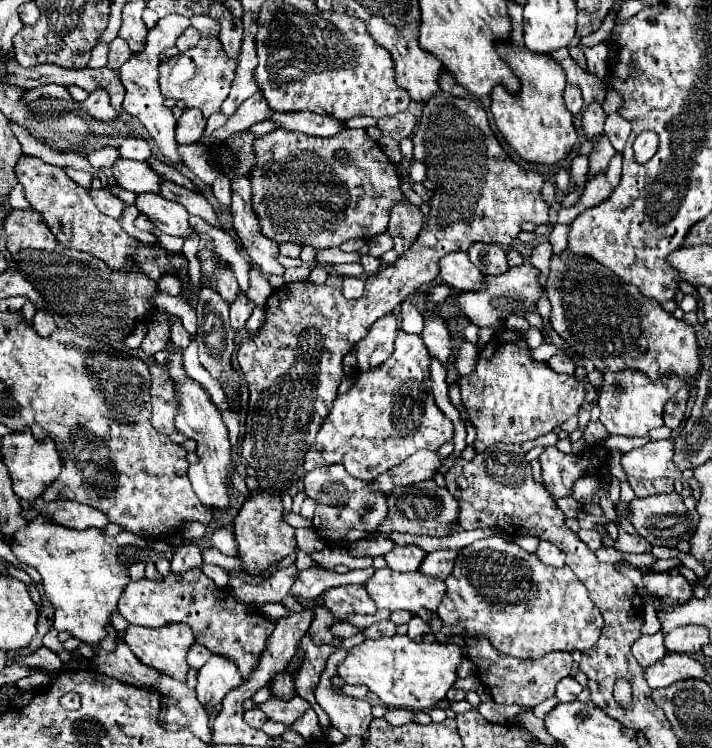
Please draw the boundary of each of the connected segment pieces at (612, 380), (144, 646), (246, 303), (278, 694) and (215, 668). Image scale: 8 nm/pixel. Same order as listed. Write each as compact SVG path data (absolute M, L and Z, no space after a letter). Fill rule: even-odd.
M621 370L621 372L605 372L603 374L603 384L599 390L599 406L601 406L601 424L607 428L609 434L617 436L647 436L649 430L661 428L663 426L663 410L665 404L685 386L685 382L677 374L667 374L663 378L657 378L655 382L651 378L645 378L639 370ZM615 384L621 384L623 390L615 392Z
M173 624L173 626L163 626L161 630L141 630L139 626L129 626L125 634L125 644L131 648L131 652L147 666L175 678L175 680L185 680L189 664L187 664L187 652L195 644L193 632L185 624Z
M237 292L237 298L233 302L229 302L229 312L231 312L231 326L235 332L245 328L247 318L251 316L255 308L255 302L251 302L243 292Z
M301 652L301 658L291 658L291 662L287 664L287 668L279 674L275 674L269 682L269 690L275 698L279 700L291 700L295 696L295 684L293 684L293 672L301 666L301 660L303 660L303 652Z
M209 658L209 662L199 670L197 676L197 700L207 710L213 710L223 702L227 692L241 684L241 674L233 670L233 662L225 662L225 658Z

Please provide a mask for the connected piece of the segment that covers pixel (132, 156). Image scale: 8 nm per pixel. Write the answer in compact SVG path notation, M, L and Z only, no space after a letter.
M129 136L119 146L119 154L121 154L121 158L129 158L129 160L147 160L151 156L151 148L145 142L145 138Z

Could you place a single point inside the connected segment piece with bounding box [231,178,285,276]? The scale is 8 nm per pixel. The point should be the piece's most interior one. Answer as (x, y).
(261, 250)

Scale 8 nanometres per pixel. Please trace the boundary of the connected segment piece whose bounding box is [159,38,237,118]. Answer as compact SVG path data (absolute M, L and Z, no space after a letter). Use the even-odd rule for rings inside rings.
M211 38L211 58L191 58L191 60L167 60L159 66L159 84L165 98L181 100L187 108L199 108L203 118L221 110L223 100L229 94L231 82L235 78L237 58L229 58L219 42L219 38Z

